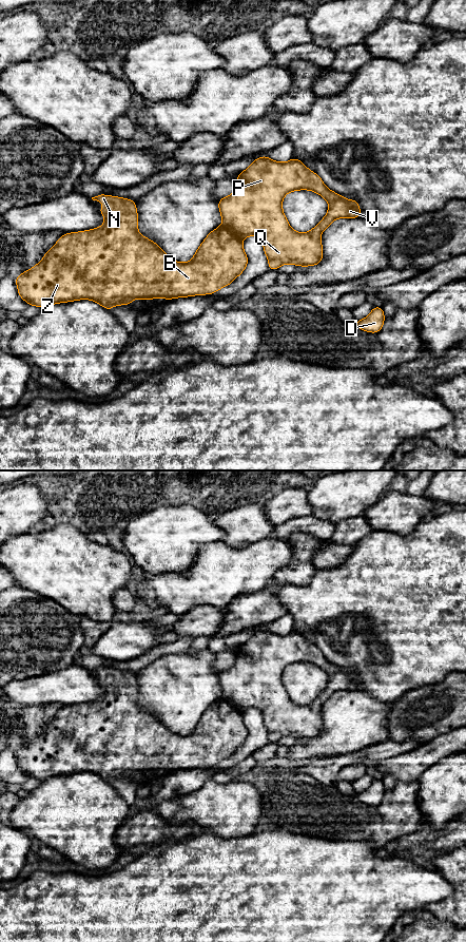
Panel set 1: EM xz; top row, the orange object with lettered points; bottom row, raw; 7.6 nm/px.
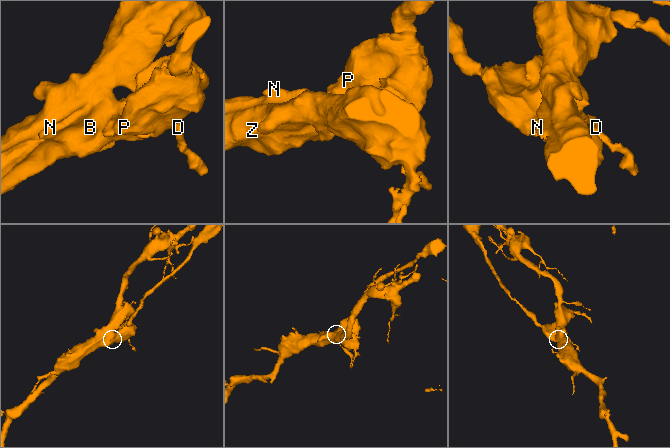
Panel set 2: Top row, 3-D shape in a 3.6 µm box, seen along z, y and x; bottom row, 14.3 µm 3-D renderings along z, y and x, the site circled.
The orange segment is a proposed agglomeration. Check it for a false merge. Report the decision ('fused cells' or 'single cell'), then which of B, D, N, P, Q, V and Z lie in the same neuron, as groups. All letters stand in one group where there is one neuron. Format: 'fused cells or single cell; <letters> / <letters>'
fused cells; B D N Z / P Q V

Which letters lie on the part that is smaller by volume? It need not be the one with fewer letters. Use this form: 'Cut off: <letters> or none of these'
Cut off: P, Q, V

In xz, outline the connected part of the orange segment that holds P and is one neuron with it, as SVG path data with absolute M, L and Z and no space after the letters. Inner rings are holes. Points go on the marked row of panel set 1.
M261 156L236 179L235 191L218 203L222 226L246 238L258 236L270 270L285 264L314 266L323 259L321 234L336 218L356 218L362 214L357 200L349 200L329 190L321 177L300 160L278 162ZM310 190L329 204L326 216L305 233L294 231L283 211L286 194Z

